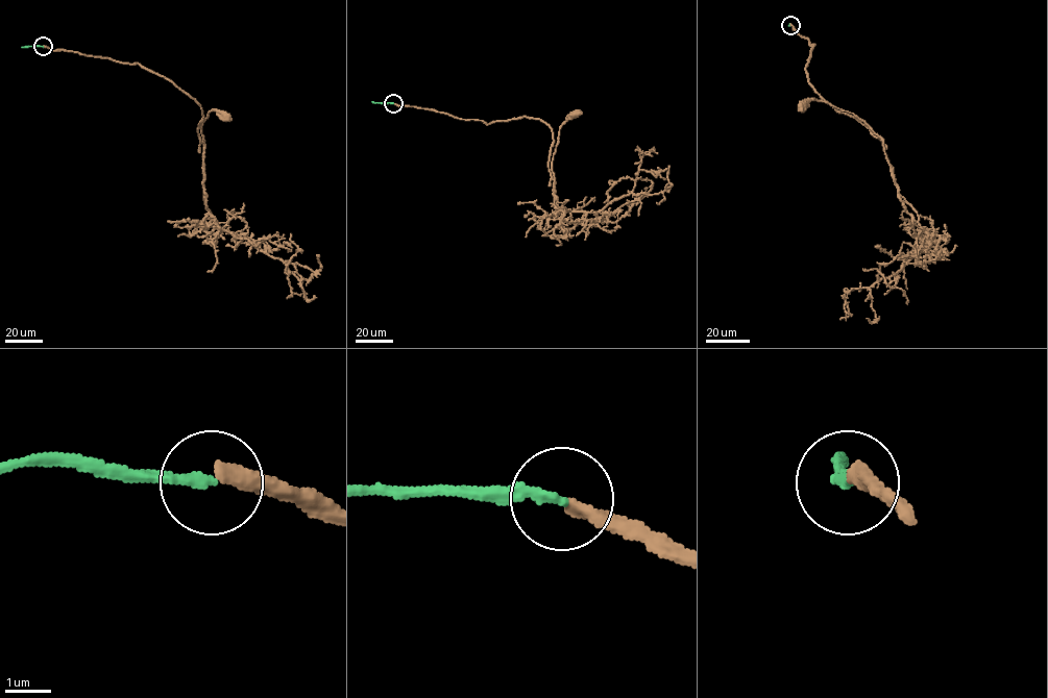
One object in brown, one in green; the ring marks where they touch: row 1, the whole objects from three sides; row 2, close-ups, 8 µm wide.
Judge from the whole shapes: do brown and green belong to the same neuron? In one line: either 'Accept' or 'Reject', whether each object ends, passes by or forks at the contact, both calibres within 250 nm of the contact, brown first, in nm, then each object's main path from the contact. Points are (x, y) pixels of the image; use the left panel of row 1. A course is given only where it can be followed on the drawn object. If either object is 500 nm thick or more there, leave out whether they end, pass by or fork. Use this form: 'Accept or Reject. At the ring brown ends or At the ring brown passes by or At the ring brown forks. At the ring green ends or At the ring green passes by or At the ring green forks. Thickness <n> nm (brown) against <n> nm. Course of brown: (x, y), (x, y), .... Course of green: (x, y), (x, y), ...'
Reject. At the ring brown ends. At the ring green ends. Thickness 340 nm (brown) against 240 nm. Course of brown: (43, 46), (139, 64), (170, 80), (202, 109), (198, 129), (201, 143), (202, 124), (209, 111), (226, 116). Course of green: (43, 46), (22, 47)

